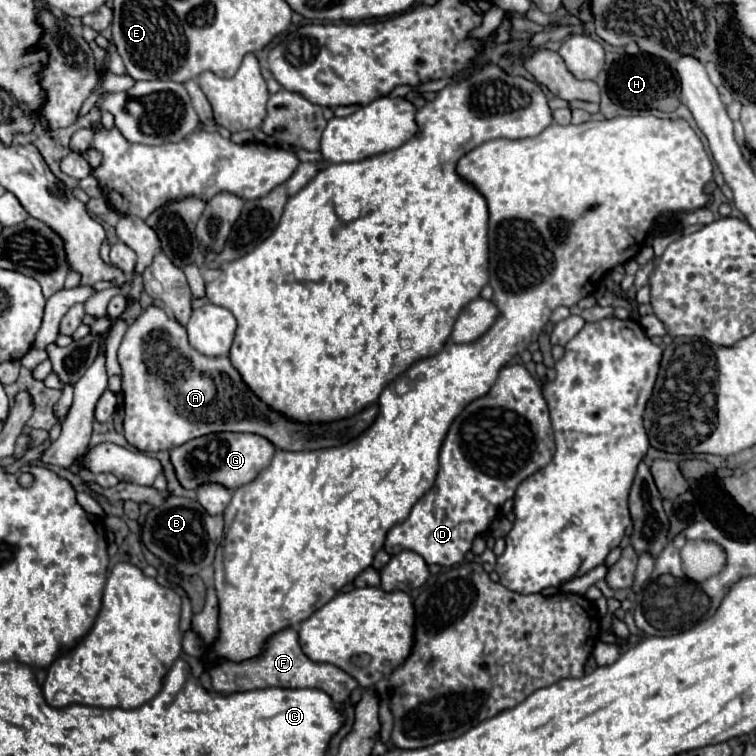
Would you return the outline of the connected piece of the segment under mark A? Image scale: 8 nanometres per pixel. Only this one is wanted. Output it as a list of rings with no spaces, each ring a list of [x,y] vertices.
[[[150,305],[142,309],[140,317],[128,327],[122,345],[118,349],[118,363],[122,369],[122,395],[124,395],[124,437],[126,441],[144,453],[154,453],[160,449],[172,449],[174,445],[182,445],[194,437],[202,437],[206,433],[218,431],[238,431],[238,433],[254,433],[268,439],[276,449],[286,451],[306,451],[306,449],[322,449],[336,447],[338,443],[354,441],[354,435],[362,435],[378,415],[378,405],[370,405],[358,415],[334,423],[296,423],[286,419],[284,415],[272,411],[266,403],[262,403],[242,381],[238,371],[232,367],[228,357],[206,357],[198,353],[186,335],[186,327],[178,323],[162,305]]]

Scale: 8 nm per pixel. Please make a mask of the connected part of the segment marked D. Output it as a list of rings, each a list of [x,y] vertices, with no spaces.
[[[504,365],[498,373],[496,383],[492,389],[466,405],[462,413],[452,421],[444,443],[440,447],[440,469],[436,485],[412,507],[406,521],[398,523],[390,533],[386,535],[384,549],[390,557],[394,553],[402,553],[406,549],[416,551],[428,565],[458,565],[464,555],[470,551],[472,541],[486,533],[494,517],[498,515],[500,507],[514,497],[516,487],[520,481],[542,469],[552,461],[556,453],[556,443],[550,427],[548,417],[548,403],[542,395],[542,387],[538,381],[528,373],[524,365]]]

